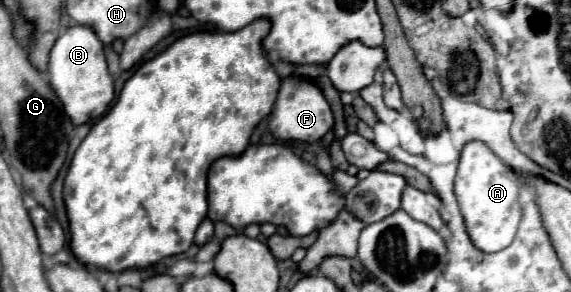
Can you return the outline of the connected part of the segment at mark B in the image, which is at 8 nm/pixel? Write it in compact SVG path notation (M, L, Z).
M71 26L65 30L63 36L57 38L49 54L49 76L51 88L63 102L63 110L73 122L73 126L81 126L89 120L101 118L115 98L113 78L107 70L103 44L87 26Z

